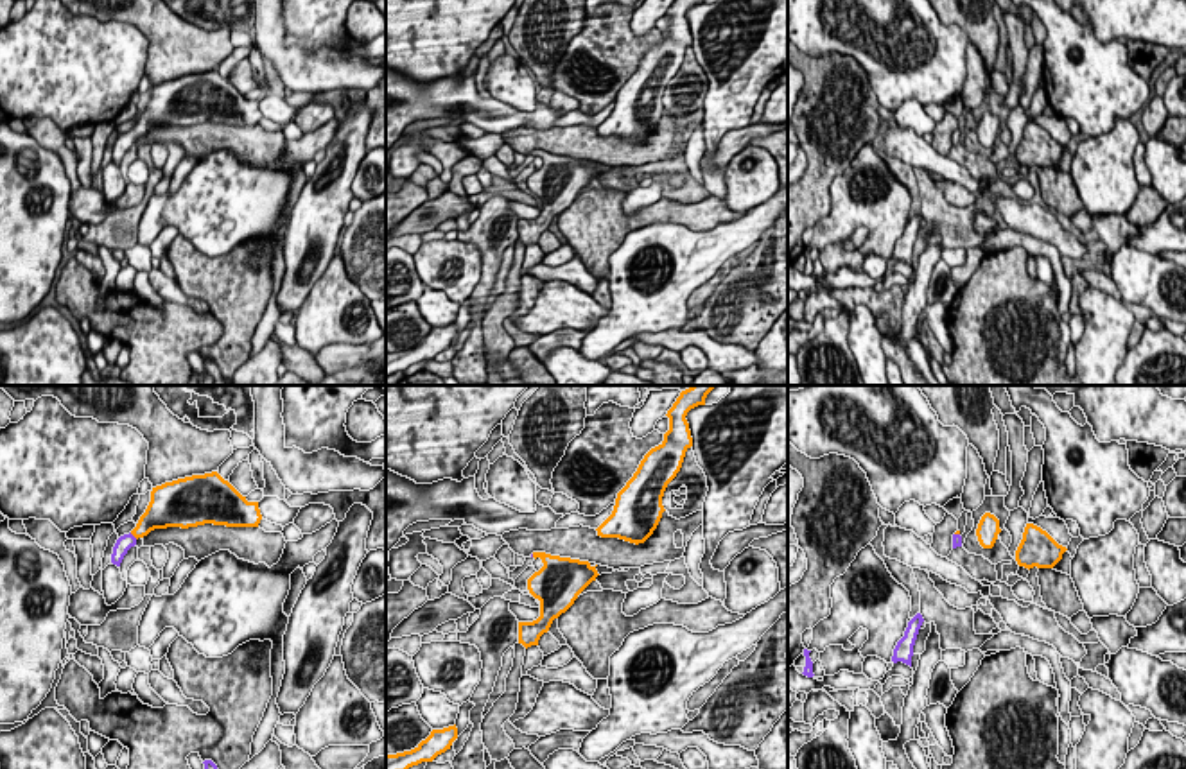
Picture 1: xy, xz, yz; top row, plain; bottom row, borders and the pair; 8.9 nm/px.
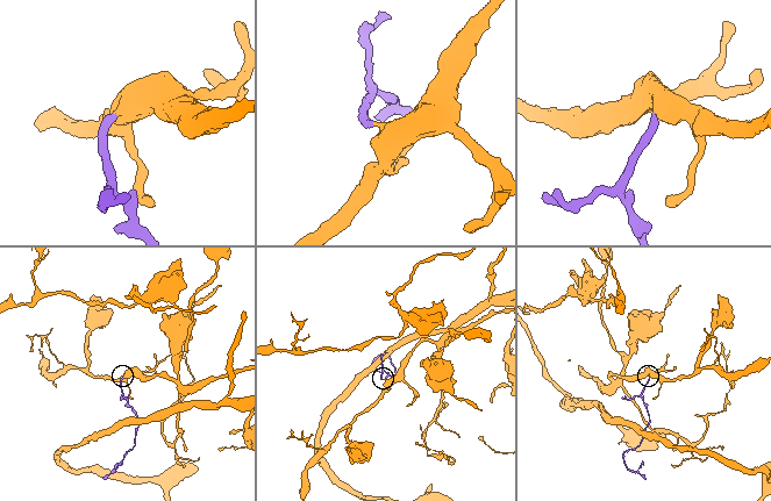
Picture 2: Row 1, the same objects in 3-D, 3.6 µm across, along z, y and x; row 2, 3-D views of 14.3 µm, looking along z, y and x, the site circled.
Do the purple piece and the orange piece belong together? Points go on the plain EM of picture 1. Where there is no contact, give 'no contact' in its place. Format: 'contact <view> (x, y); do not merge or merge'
contact xy (131, 133); merge

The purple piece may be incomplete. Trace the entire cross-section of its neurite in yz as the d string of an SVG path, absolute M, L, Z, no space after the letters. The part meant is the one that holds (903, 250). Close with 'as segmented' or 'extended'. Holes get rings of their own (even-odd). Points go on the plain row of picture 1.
M917 212L908 220L904 235L897 240L897 244L894 247L894 255L892 255L894 262L903 260L903 262L911 265L913 244L915 244L915 238L917 238L917 233L919 233L922 220L924 220L924 217L920 212Z; as segmented

